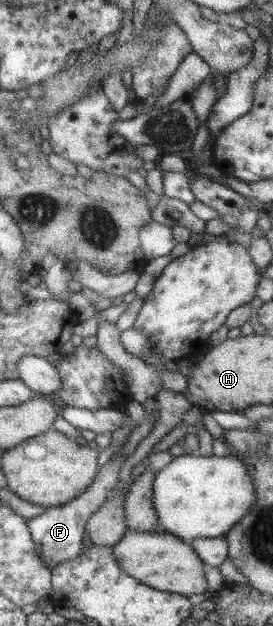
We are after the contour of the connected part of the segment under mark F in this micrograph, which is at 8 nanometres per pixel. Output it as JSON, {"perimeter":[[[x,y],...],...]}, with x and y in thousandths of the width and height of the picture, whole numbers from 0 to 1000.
{"perimeter":[[[414,724],[399,736],[385,738],[377,746],[352,754],[341,770],[297,789],[282,789],[267,799],[238,802],[234,807],[165,810],[165,816],[147,823],[92,831],[106,851],[114,851],[114,861],[121,861],[121,885],[136,883],[150,890],[158,903],[172,903],[187,909],[201,903],[289,887],[289,880],[308,875],[297,866],[311,850],[311,832],[363,813],[370,804],[421,780],[436,764],[436,746],[458,738],[458,733]]]}

